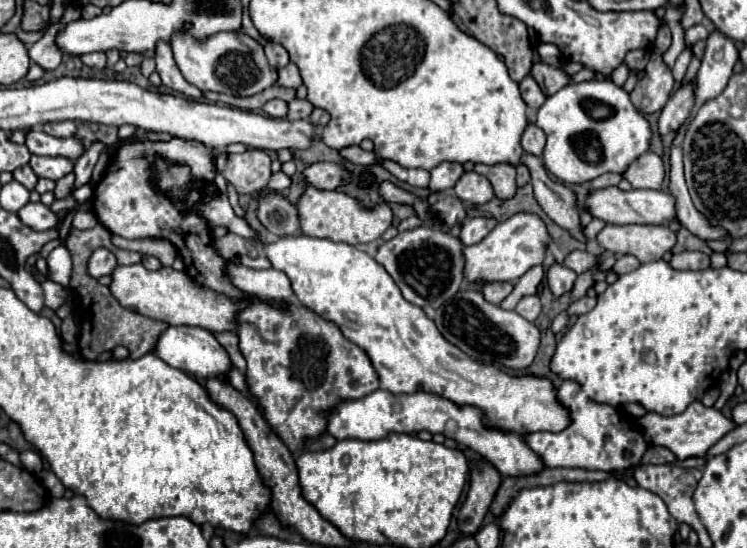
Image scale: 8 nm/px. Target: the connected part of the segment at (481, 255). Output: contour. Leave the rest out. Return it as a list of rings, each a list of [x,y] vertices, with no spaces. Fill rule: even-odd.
[[[517,213],[511,219],[497,223],[497,227],[481,243],[463,247],[463,257],[465,257],[463,275],[469,283],[517,281],[527,269],[543,261],[547,243],[549,235],[543,221],[537,215]]]

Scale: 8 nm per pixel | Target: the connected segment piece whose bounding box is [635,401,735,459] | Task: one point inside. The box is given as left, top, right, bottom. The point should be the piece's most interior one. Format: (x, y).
(689, 434)

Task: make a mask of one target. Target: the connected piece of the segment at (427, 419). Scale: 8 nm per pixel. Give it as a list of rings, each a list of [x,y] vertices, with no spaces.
[[[377,389],[373,393],[369,393],[363,399],[357,401],[343,401],[337,405],[337,409],[327,417],[329,425],[327,431],[337,437],[337,439],[361,439],[361,441],[375,441],[375,439],[383,439],[389,433],[419,433],[419,431],[429,431],[429,433],[443,433],[445,437],[451,437],[455,441],[463,441],[467,447],[471,447],[473,451],[481,453],[489,463],[493,463],[501,475],[509,475],[509,477],[529,477],[531,473],[539,473],[545,469],[543,461],[539,461],[539,457],[535,457],[535,453],[531,453],[531,449],[527,449],[527,445],[523,445],[523,437],[517,433],[503,433],[497,429],[487,429],[483,425],[483,413],[477,407],[457,407],[451,401],[433,395],[433,393],[413,393],[413,395],[393,395],[385,389]]]

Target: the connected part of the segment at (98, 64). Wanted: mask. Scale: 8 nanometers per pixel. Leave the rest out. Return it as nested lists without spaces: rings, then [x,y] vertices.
[[[85,53],[79,59],[91,69],[105,69],[105,53]]]

